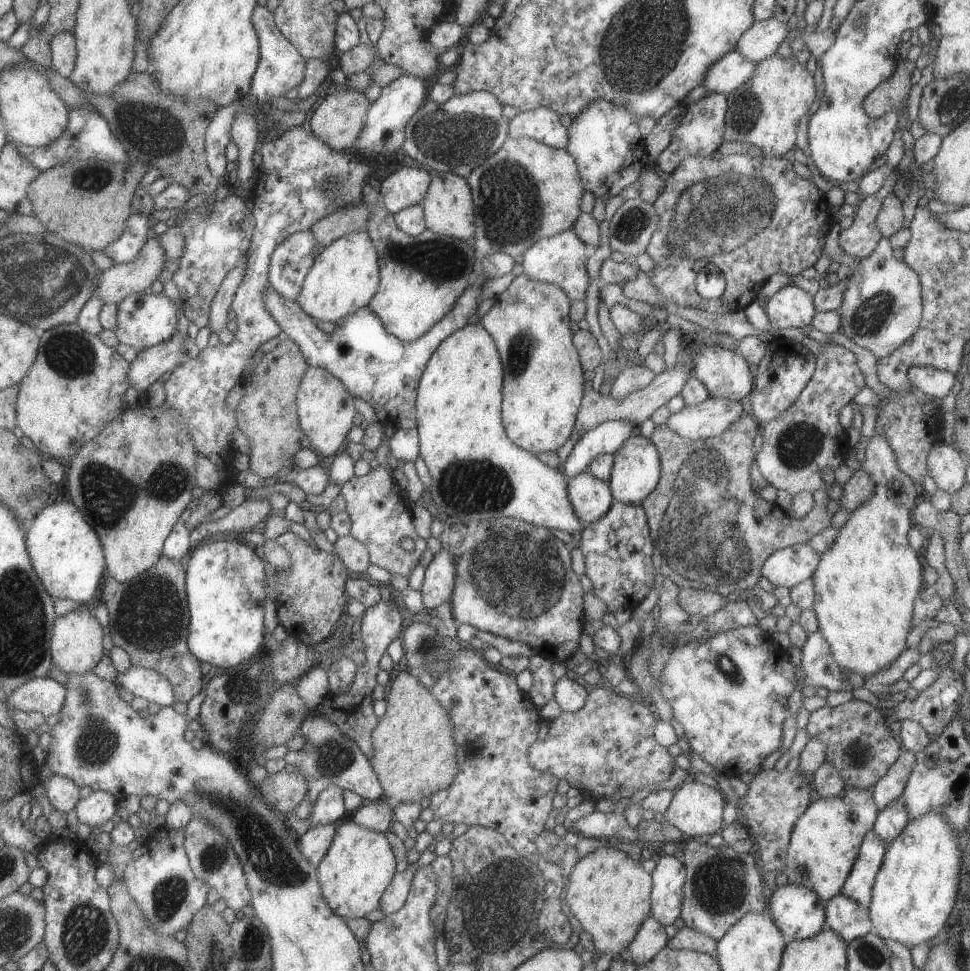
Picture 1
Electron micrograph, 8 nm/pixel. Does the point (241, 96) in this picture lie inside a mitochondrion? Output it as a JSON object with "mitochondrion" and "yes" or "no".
{"mitochondrion":"no"}

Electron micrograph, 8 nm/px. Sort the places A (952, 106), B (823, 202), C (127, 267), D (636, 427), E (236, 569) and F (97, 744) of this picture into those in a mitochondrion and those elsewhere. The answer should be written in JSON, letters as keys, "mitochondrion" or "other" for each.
{"A":"mitochondrion","B":"other","C":"other","D":"other","E":"mitochondrion","F":"mitochondrion"}

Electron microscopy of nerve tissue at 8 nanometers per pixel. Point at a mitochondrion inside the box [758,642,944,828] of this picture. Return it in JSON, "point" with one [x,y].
{"point":[856,754]}

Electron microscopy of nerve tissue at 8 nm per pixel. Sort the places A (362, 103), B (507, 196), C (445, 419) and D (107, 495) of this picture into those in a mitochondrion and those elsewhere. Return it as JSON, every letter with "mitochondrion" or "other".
{"A":"other","B":"mitochondrion","C":"other","D":"mitochondrion"}

